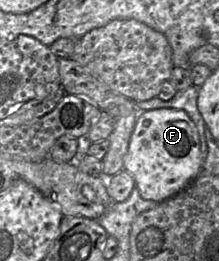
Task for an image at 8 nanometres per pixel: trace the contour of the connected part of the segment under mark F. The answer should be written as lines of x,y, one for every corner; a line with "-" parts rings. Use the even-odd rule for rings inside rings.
163,108
140,112
123,168
132,175
143,199
163,202
177,195
202,172
196,125
183,110

